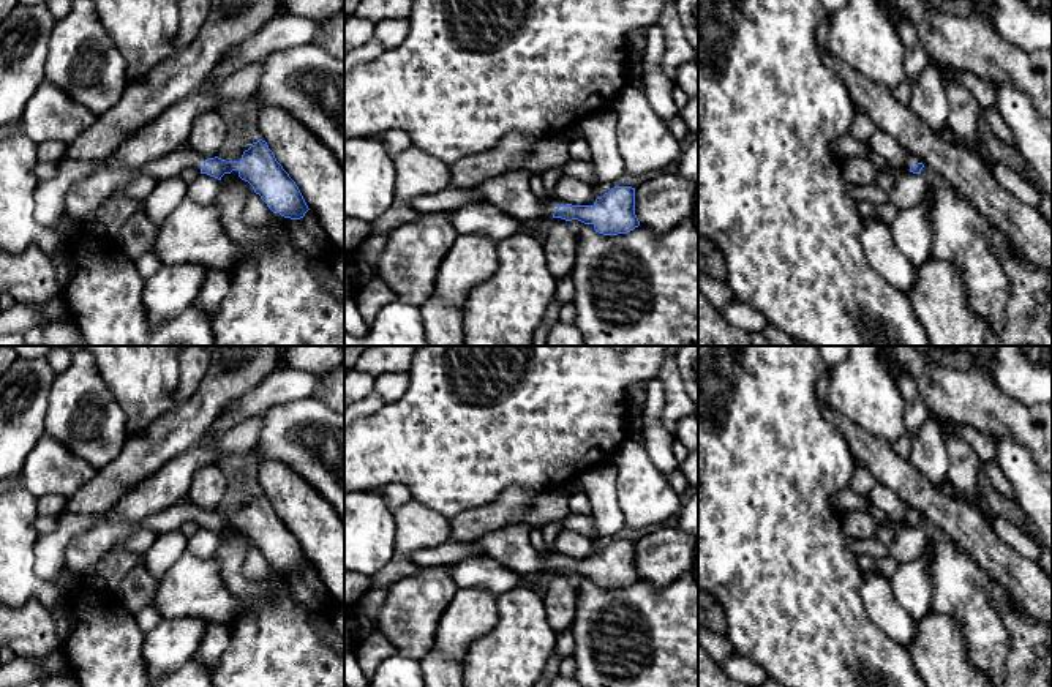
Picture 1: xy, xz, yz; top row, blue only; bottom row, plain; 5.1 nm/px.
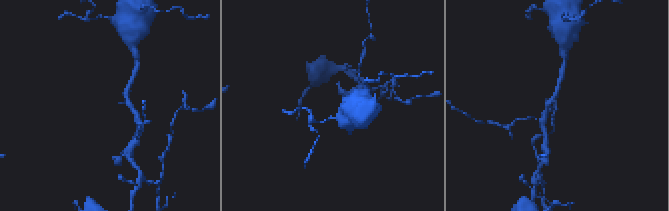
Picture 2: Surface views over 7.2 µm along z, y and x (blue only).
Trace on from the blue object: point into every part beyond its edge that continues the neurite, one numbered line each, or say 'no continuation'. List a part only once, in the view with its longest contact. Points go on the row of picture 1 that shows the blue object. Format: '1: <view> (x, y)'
1: xz (510, 193)

